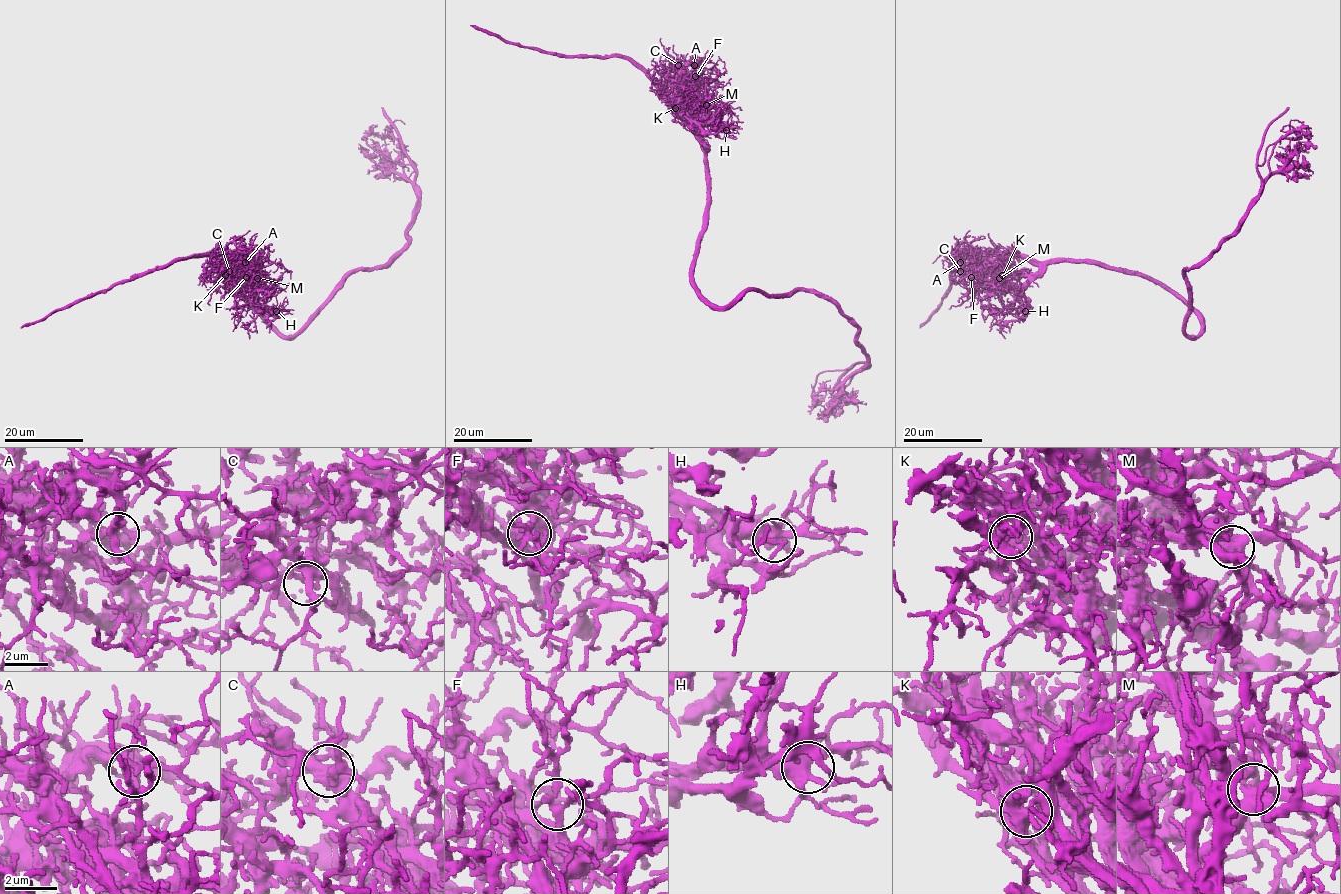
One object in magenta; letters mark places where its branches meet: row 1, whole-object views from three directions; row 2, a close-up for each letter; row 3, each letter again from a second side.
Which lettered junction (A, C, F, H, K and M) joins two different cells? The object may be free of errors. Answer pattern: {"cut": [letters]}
{"cut": []}

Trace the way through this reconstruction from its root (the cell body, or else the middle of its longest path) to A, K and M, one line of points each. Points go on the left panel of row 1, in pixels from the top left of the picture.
A: (245, 295), (244, 281), (259, 263), (251, 273), (246, 273), (236, 260), (227, 257), (234, 256), (245, 262)
K: (245, 295), (244, 281), (259, 263), (251, 273), (242, 273), (235, 279), (225, 275)
M: (245, 295), (244, 281), (256, 269), (258, 262), (248, 274), (257, 278)

